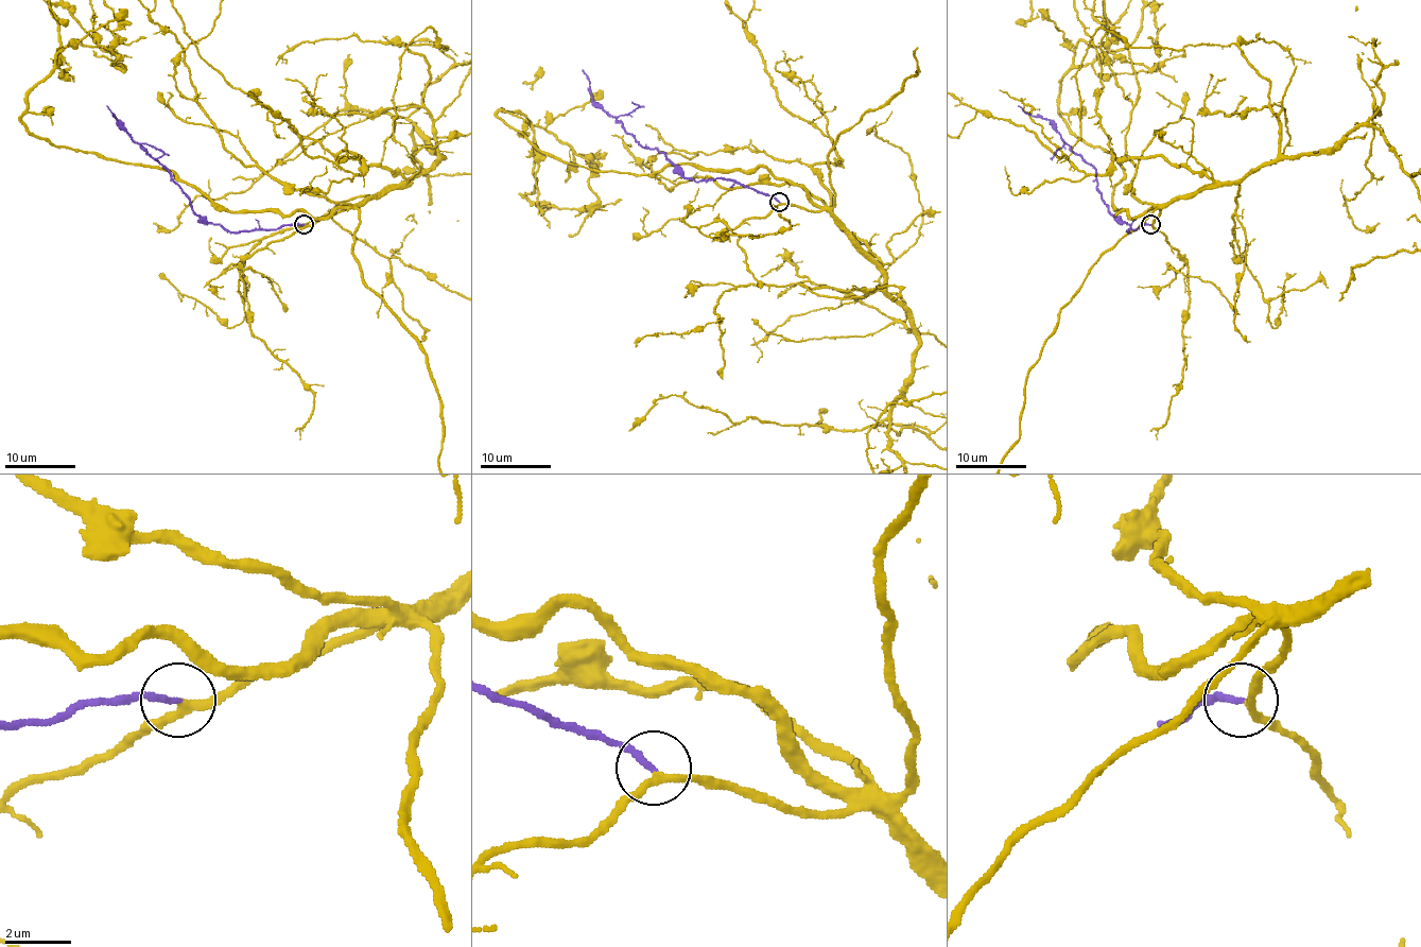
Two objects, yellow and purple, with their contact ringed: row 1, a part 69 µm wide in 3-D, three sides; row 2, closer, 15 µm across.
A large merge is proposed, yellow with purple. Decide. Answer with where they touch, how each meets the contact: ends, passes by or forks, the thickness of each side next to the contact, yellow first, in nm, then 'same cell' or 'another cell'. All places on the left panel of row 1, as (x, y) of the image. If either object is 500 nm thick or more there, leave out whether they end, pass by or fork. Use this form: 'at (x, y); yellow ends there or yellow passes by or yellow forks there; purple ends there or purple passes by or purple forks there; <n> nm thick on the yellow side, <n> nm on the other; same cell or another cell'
at (304, 224); yellow passes by; purple ends there; 240 nm thick on the yellow side, 200 nm on the other; same cell

